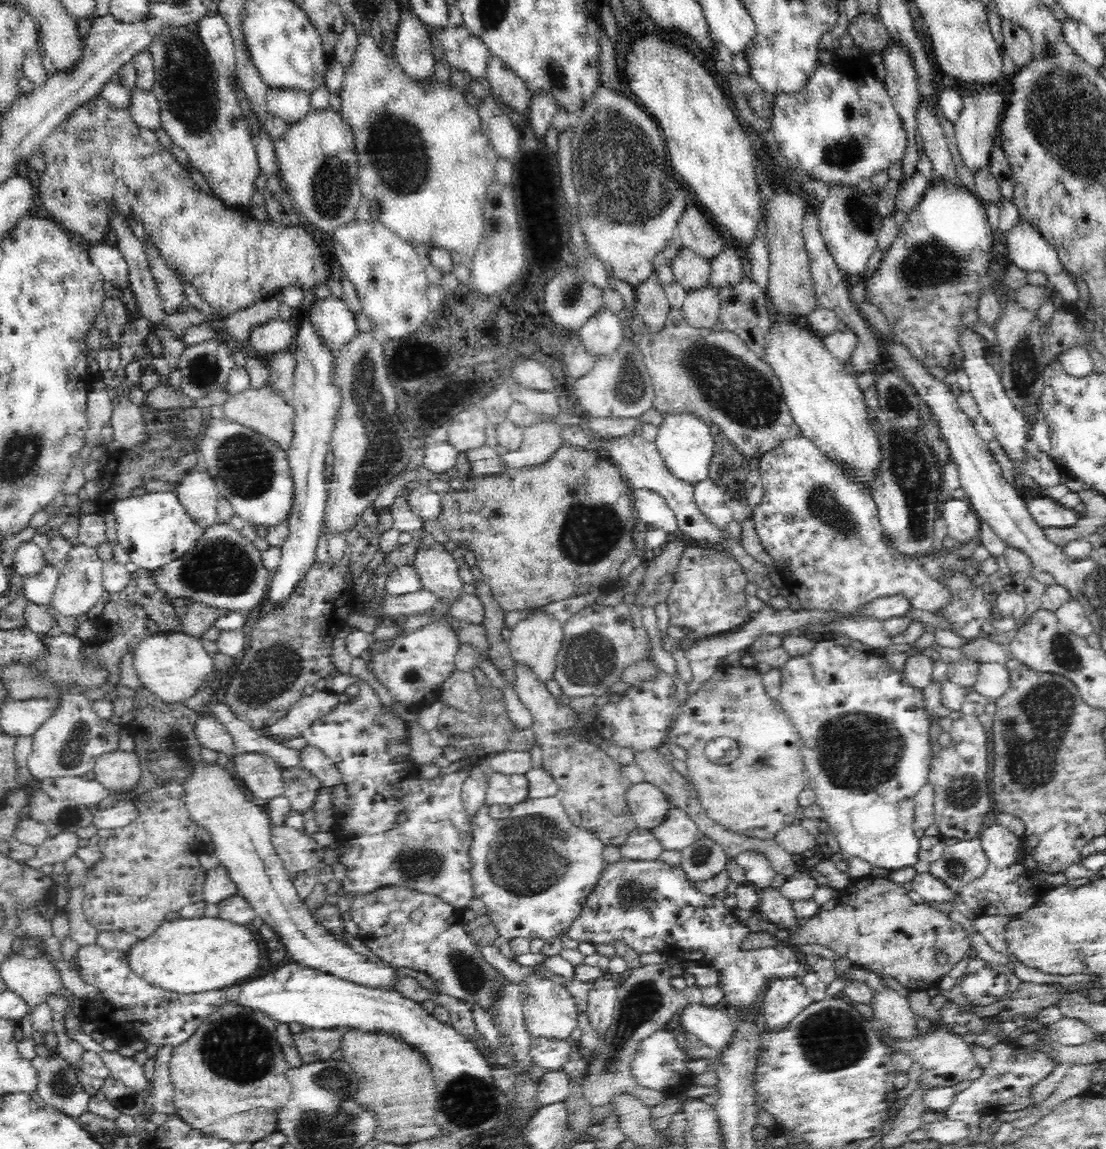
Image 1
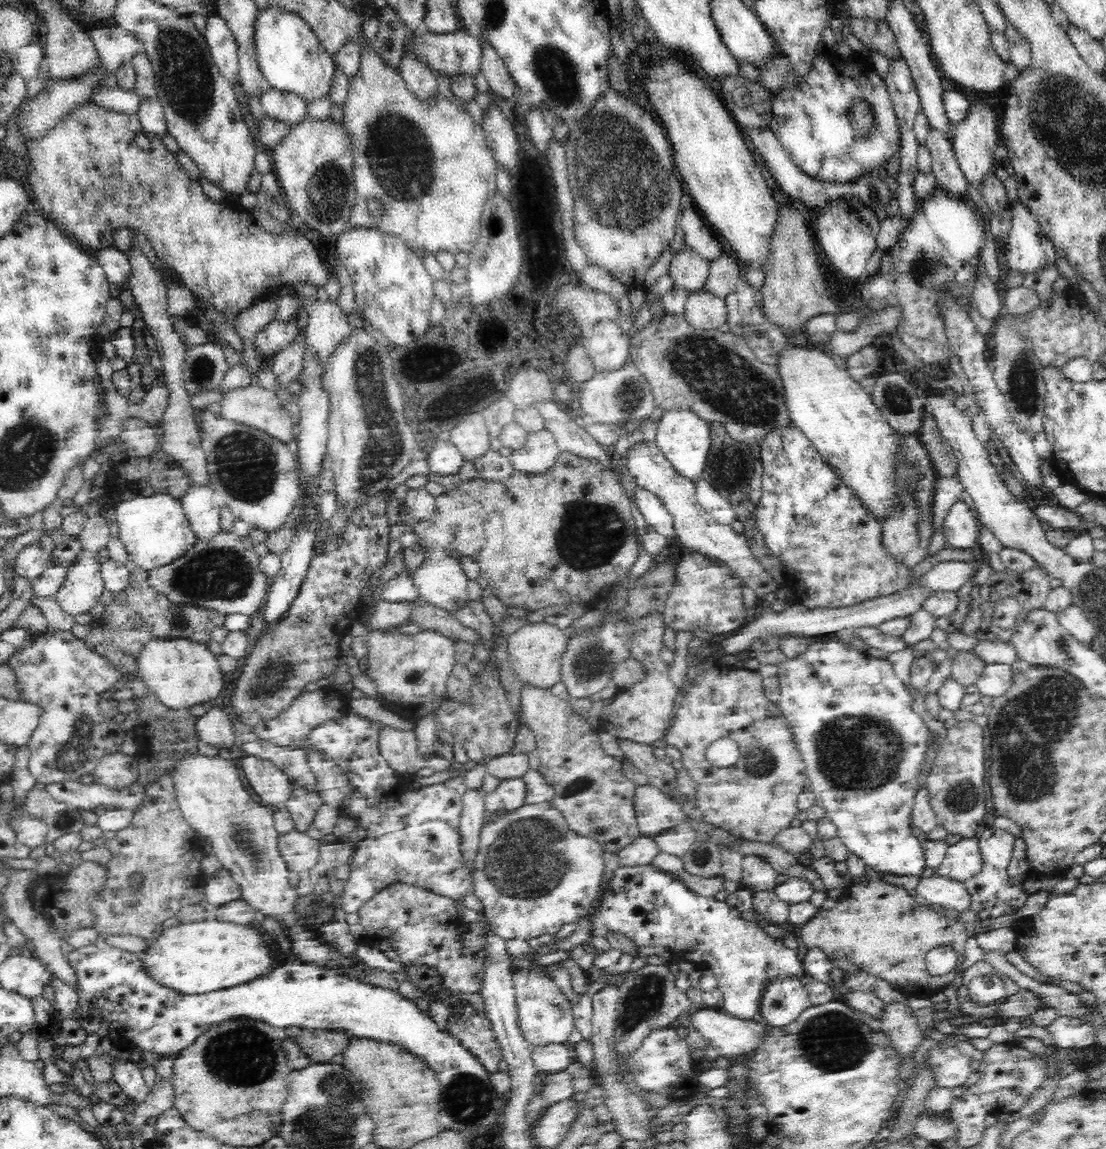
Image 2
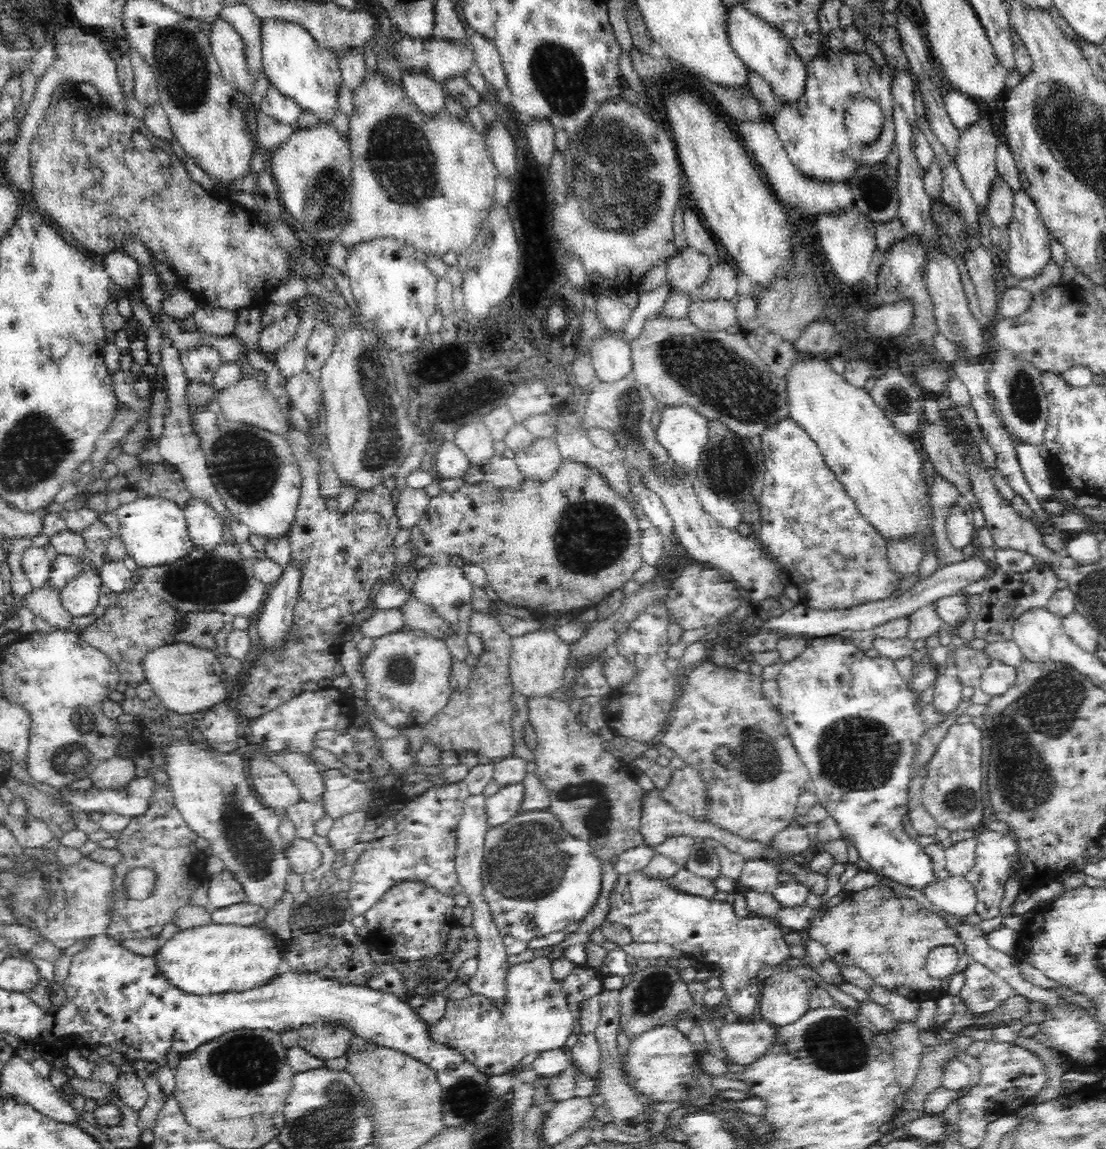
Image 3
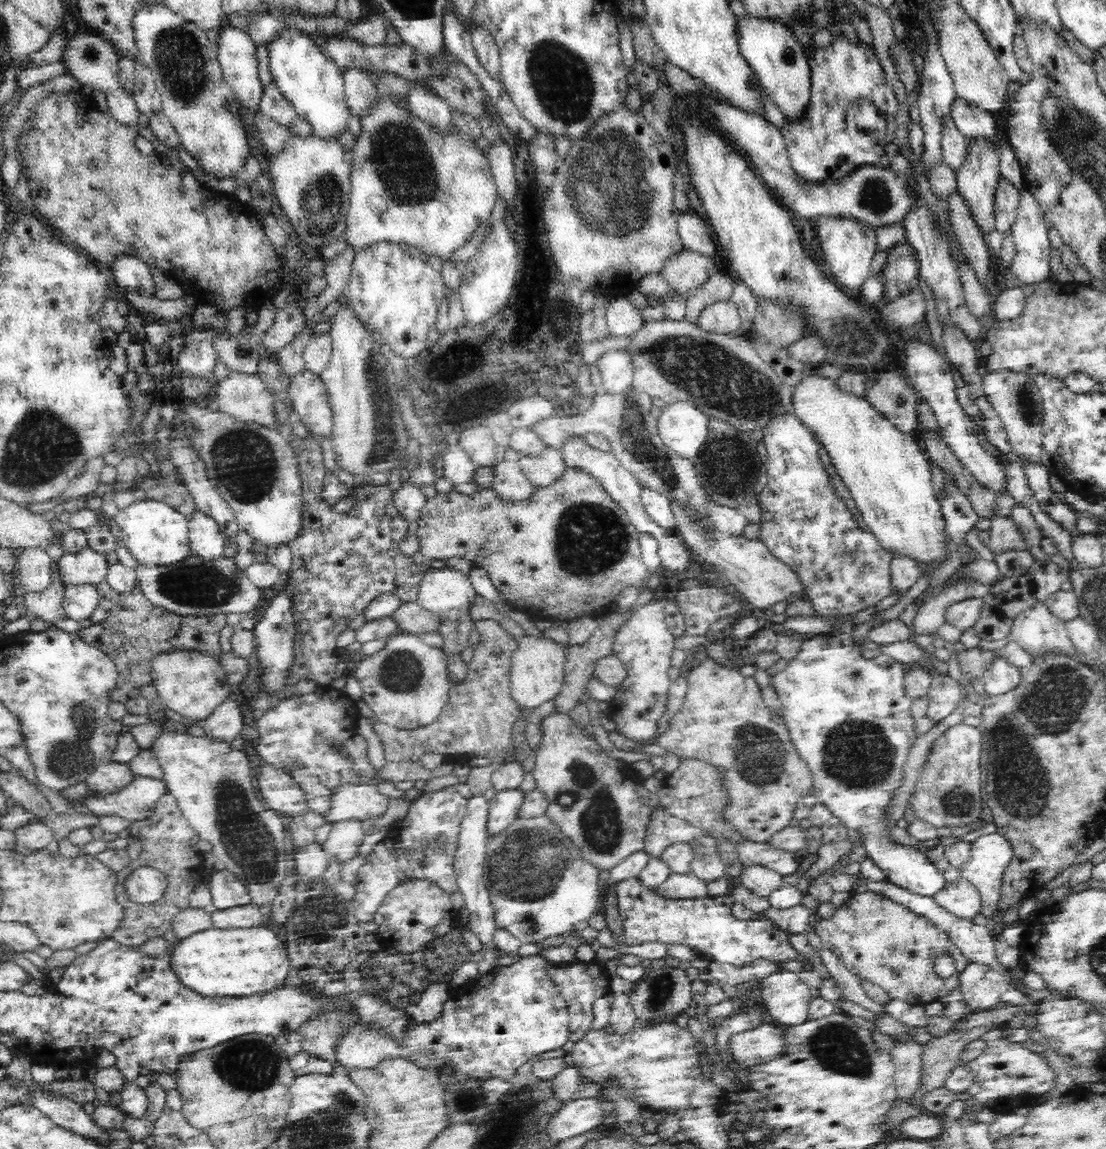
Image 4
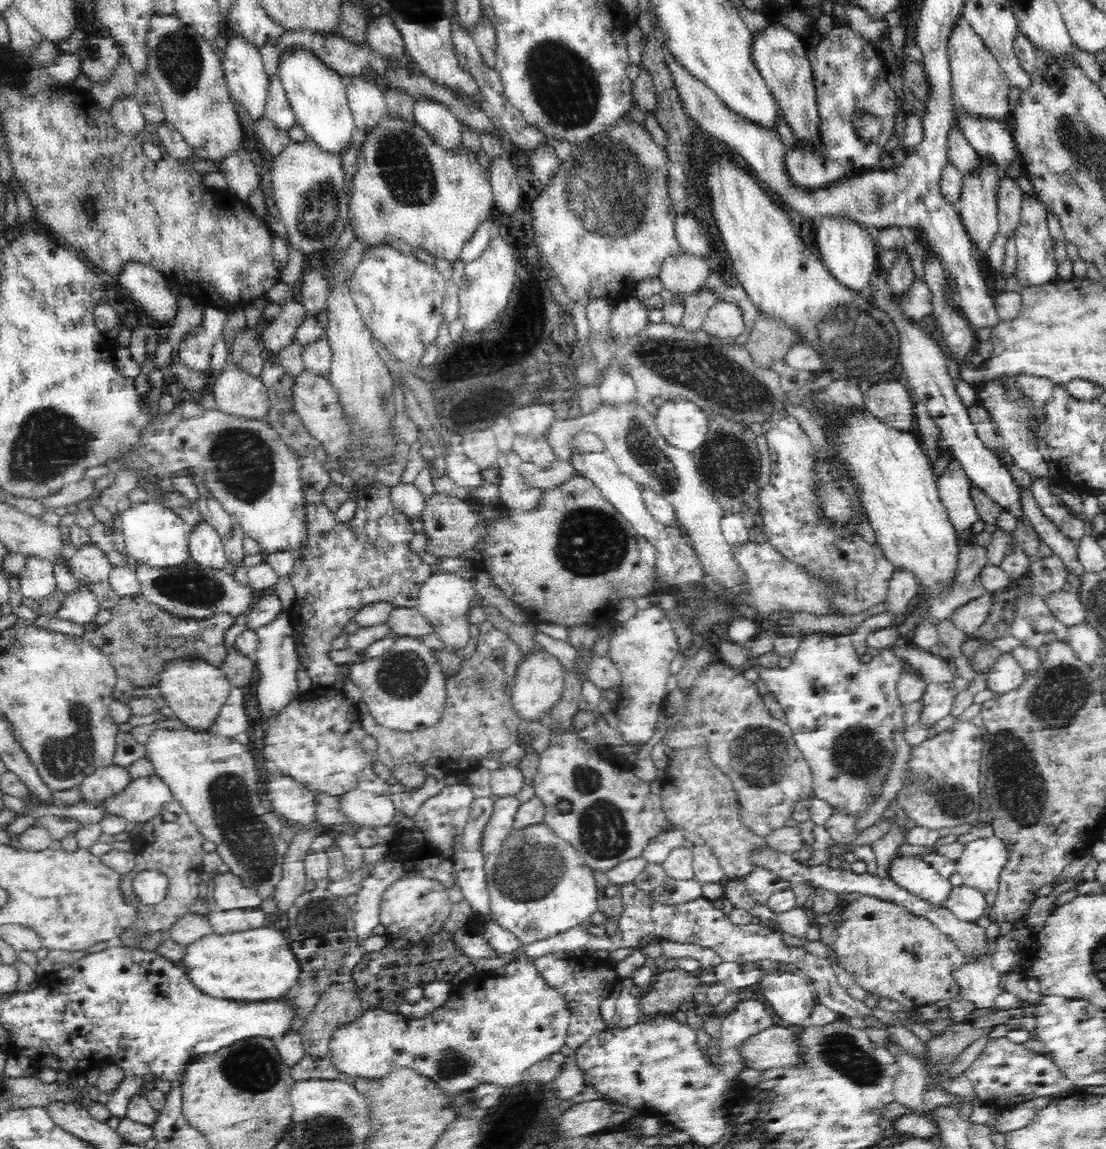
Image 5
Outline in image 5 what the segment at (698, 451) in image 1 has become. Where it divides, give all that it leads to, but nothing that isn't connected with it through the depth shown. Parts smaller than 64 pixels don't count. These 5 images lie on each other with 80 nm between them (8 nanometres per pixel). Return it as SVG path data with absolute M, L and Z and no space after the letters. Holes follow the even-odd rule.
M664 400L657 408L655 423L660 435L672 446L694 452L706 442L708 412L689 400Z

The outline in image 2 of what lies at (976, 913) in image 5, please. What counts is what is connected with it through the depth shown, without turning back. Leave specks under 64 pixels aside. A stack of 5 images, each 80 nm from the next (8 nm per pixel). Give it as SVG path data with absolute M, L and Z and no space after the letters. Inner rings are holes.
M937 874L920 880L916 892L921 901L941 911L948 908L962 914L972 906L972 895L964 882Z

